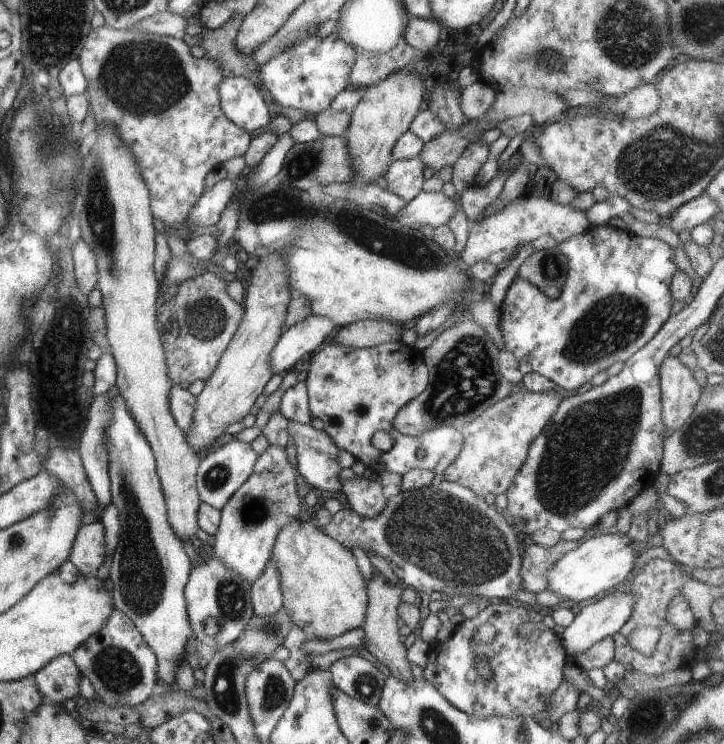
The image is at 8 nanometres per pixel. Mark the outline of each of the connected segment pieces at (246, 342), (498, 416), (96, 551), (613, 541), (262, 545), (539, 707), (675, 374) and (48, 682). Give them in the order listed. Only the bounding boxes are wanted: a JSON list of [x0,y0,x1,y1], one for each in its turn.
[[184,255,295,454],[443,388,565,496],[68,518,106,575],[546,533,634,604],[211,445,301,584],[422,600,567,719],[659,355,701,432],[34,655,81,705]]

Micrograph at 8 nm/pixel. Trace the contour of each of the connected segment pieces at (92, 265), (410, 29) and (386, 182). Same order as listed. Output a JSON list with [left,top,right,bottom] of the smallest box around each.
[[70,237,97,294],[402,17,440,55],[380,154,423,202]]

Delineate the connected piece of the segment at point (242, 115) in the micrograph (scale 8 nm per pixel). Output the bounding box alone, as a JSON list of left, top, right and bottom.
[218,77,271,135]

